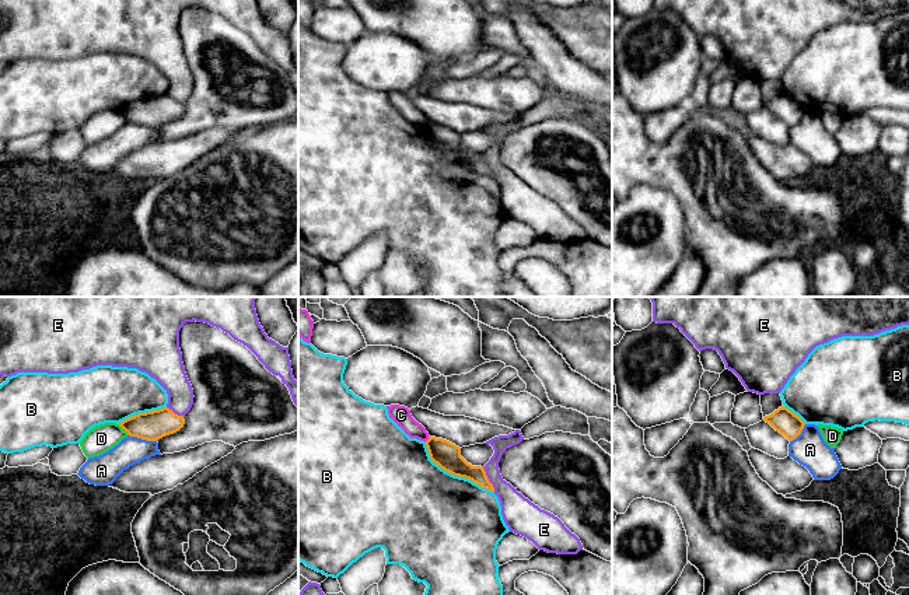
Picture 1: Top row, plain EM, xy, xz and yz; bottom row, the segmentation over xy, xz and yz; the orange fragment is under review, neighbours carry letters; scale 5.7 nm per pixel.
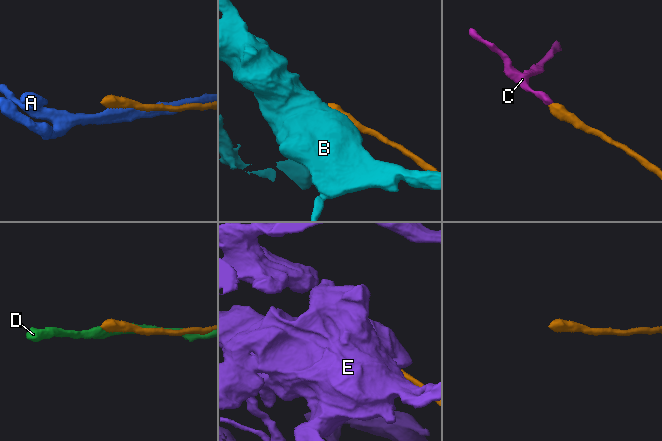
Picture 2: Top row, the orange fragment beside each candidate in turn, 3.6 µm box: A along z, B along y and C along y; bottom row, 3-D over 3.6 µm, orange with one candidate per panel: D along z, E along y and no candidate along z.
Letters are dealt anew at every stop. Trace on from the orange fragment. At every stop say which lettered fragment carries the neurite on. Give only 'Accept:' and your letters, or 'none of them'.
Accept: none of them

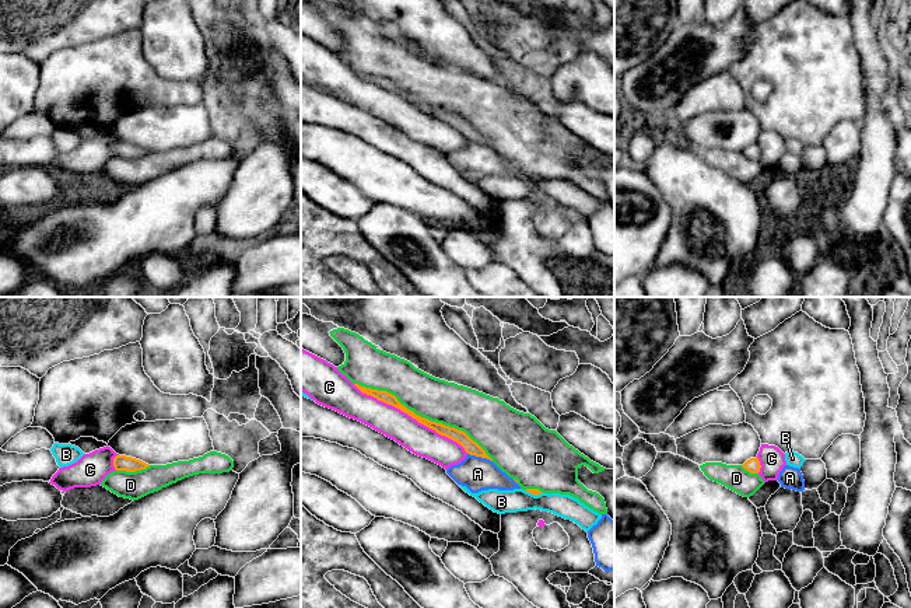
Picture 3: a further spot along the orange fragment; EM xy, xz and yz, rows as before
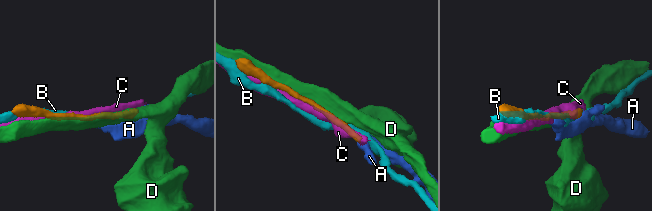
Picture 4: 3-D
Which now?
Accept: none of them

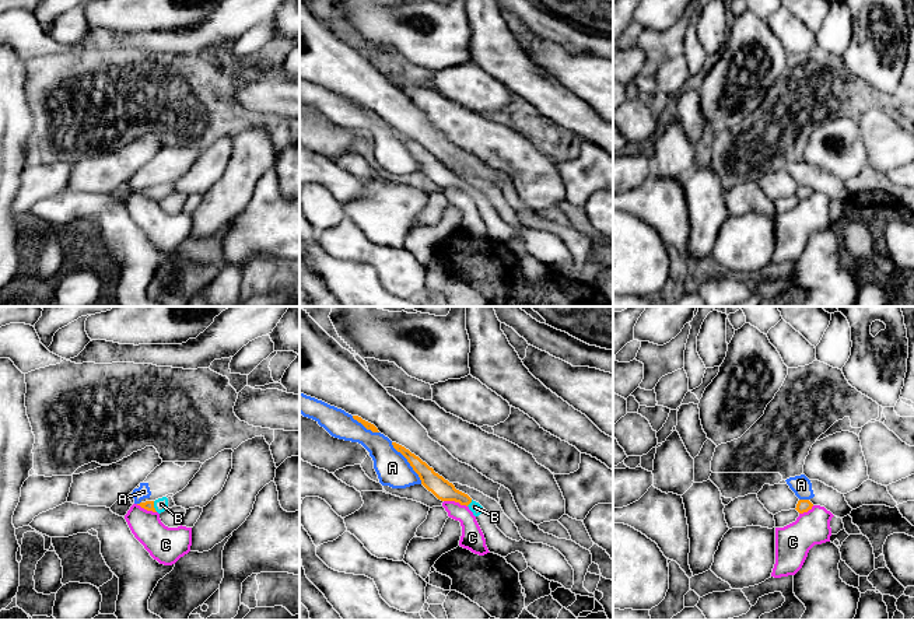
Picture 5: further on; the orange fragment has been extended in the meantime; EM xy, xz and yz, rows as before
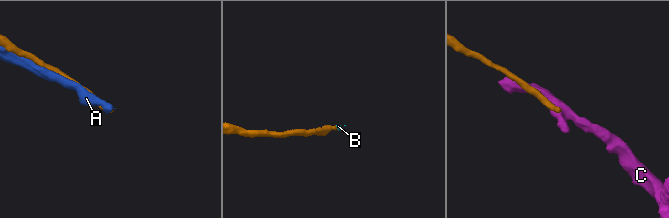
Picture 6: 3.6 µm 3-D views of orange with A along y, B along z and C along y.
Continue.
Accept: B

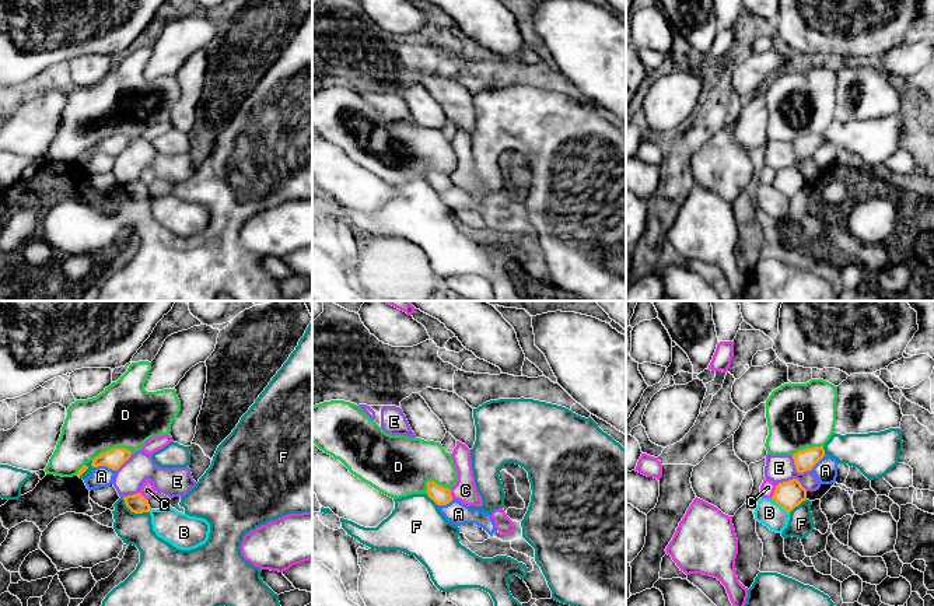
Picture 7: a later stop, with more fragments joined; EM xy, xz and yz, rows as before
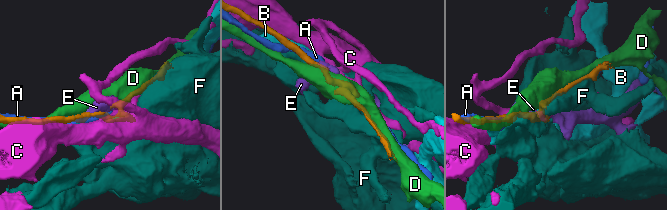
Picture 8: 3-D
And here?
Accept: none of them

